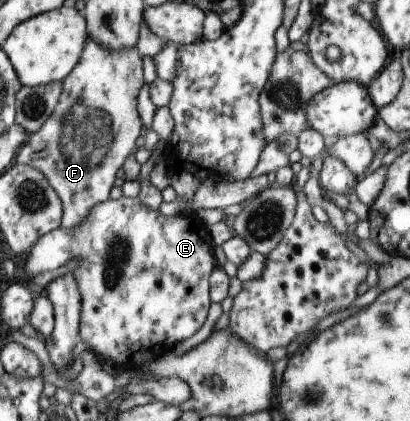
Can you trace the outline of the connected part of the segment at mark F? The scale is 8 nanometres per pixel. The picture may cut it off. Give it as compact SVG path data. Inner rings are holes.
M87 37L79 62L63 81L62 93L55 110L36 133L28 135L25 144L18 150L17 165L24 164L40 170L61 199L61 228L71 230L79 226L89 216L93 206L110 199L109 193L114 186L117 170L136 151L135 144L141 136L143 124L137 110L137 99L143 84L143 61L137 47L113 52Z

